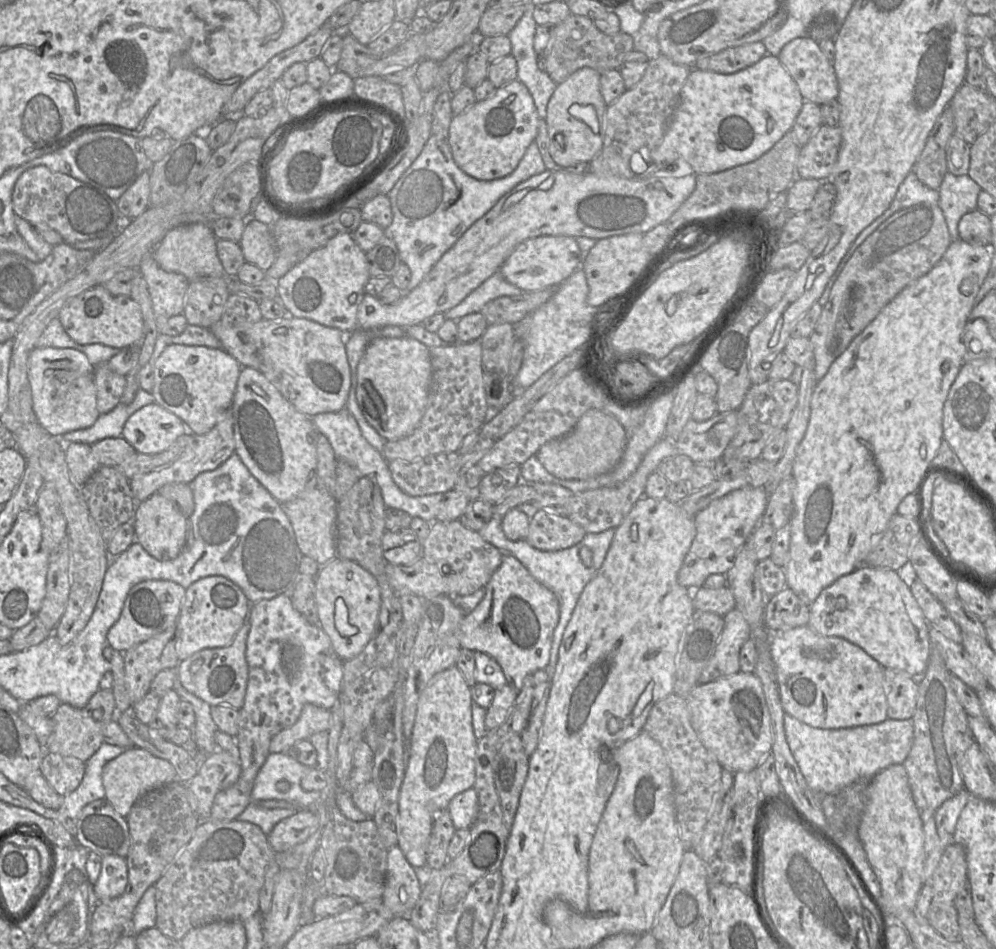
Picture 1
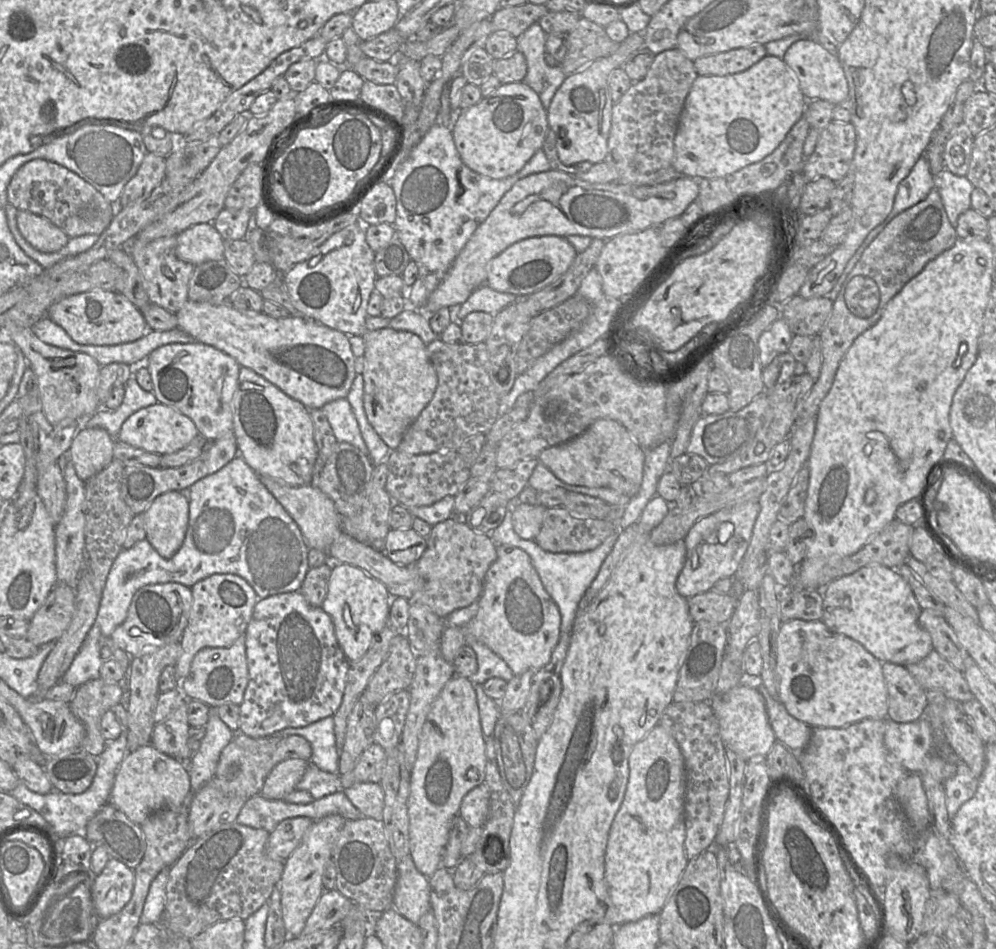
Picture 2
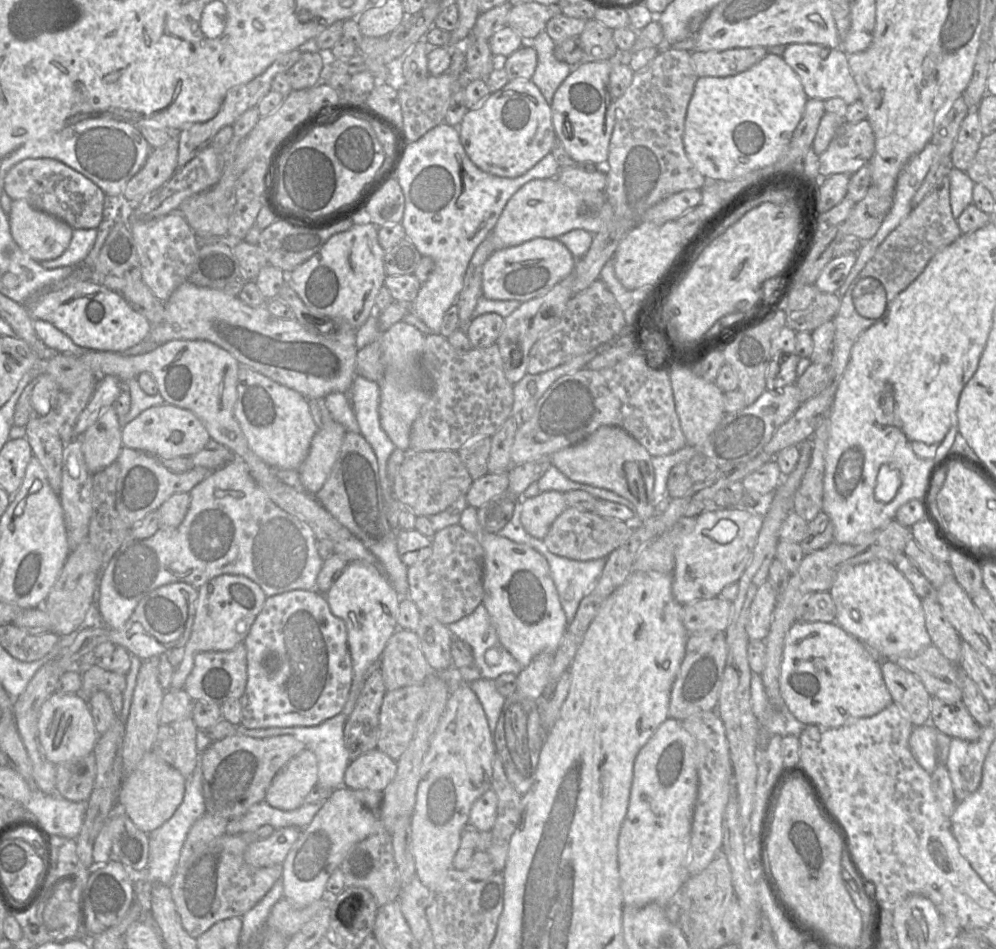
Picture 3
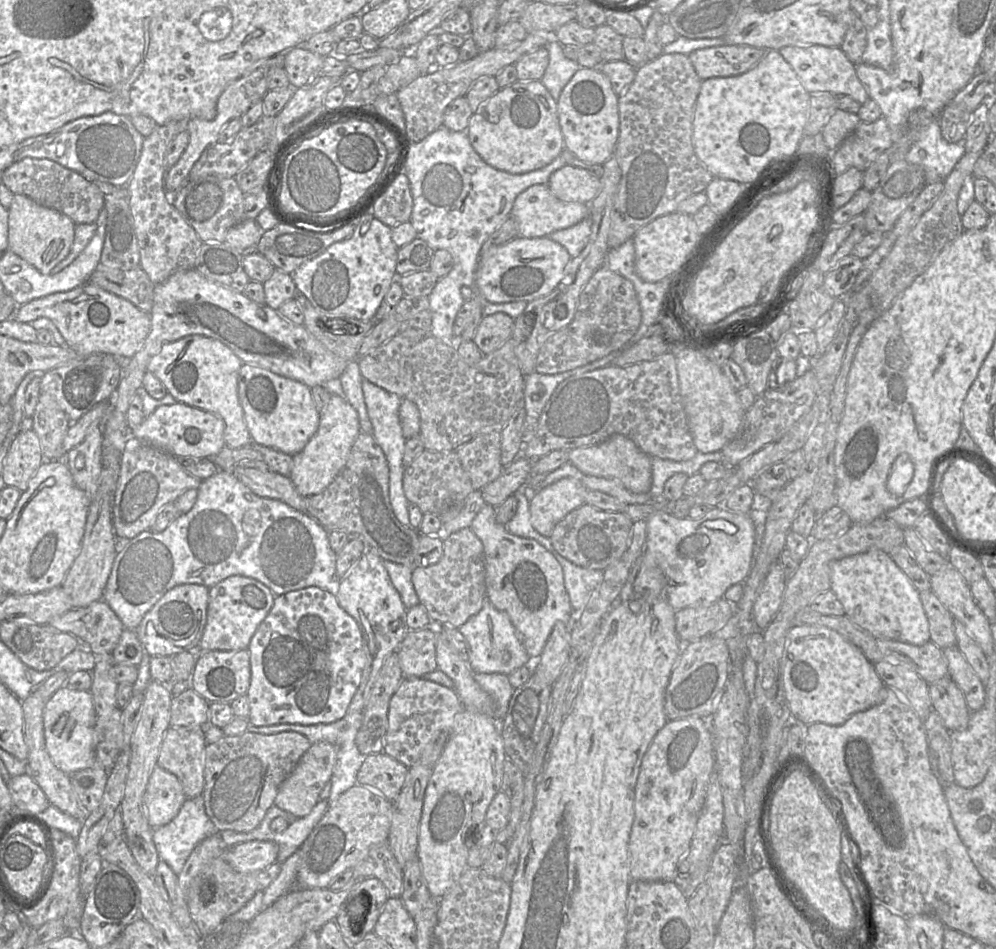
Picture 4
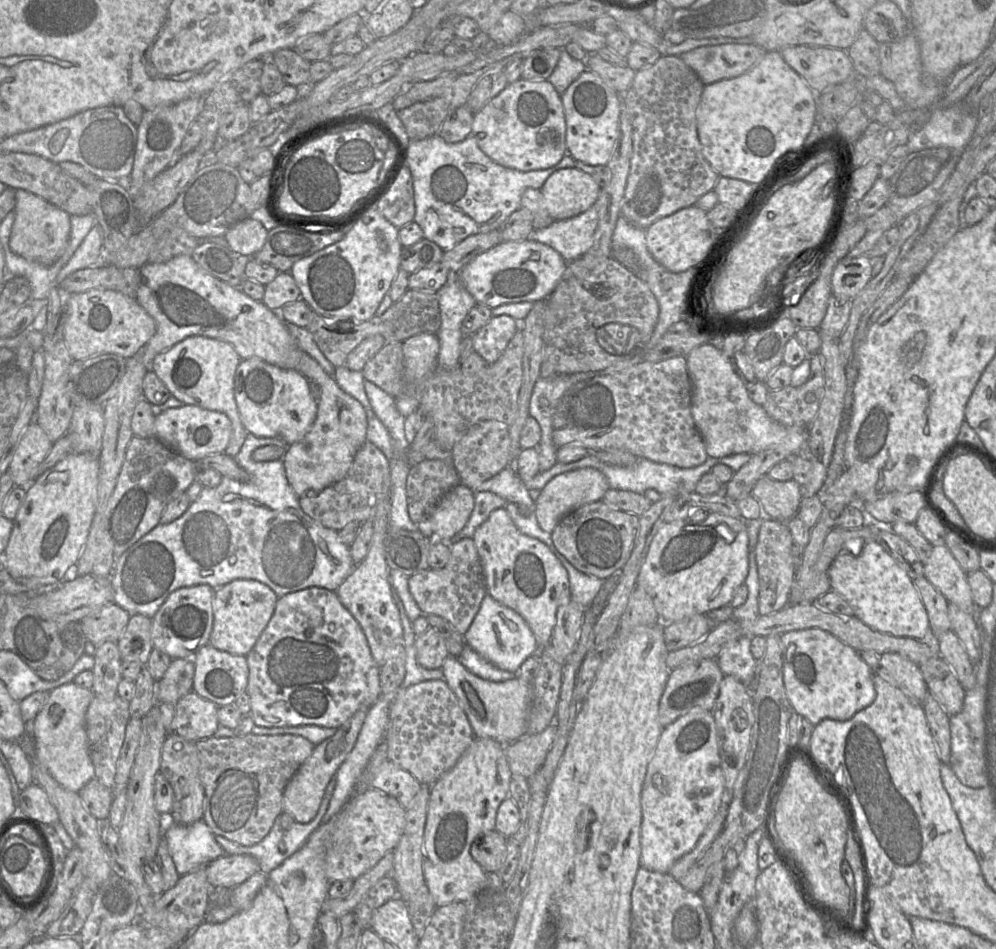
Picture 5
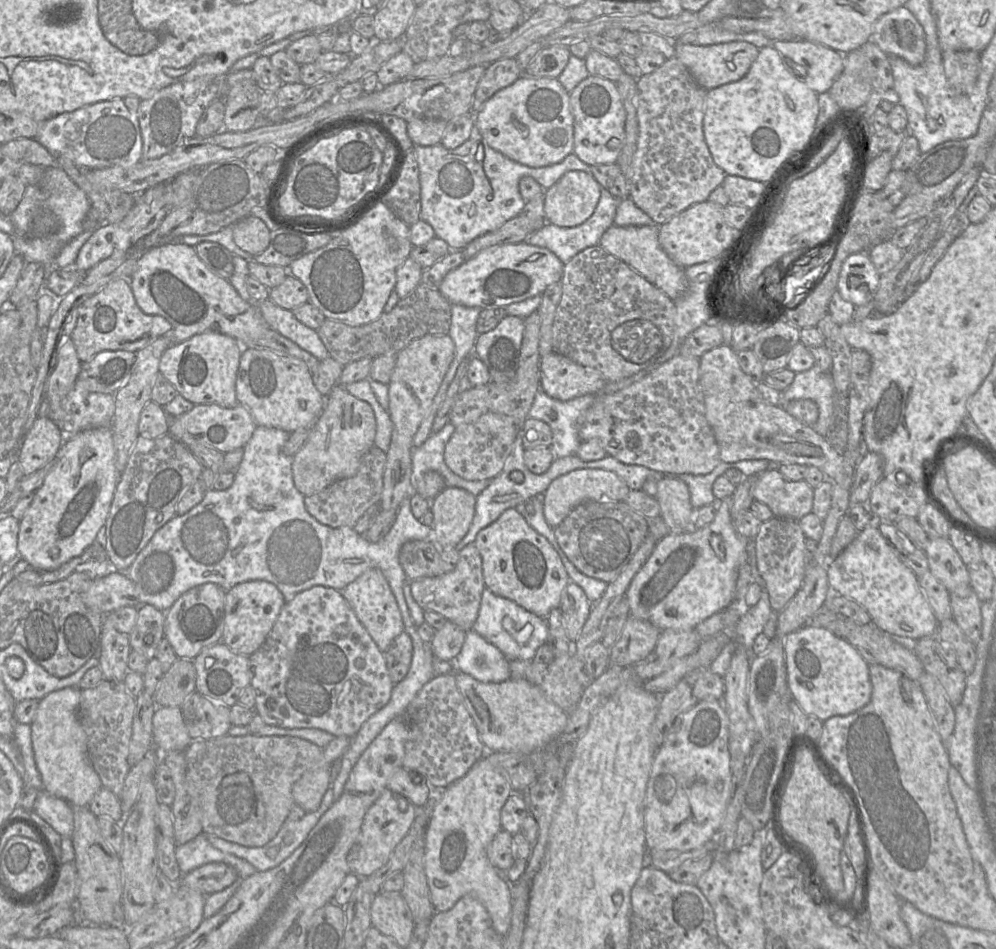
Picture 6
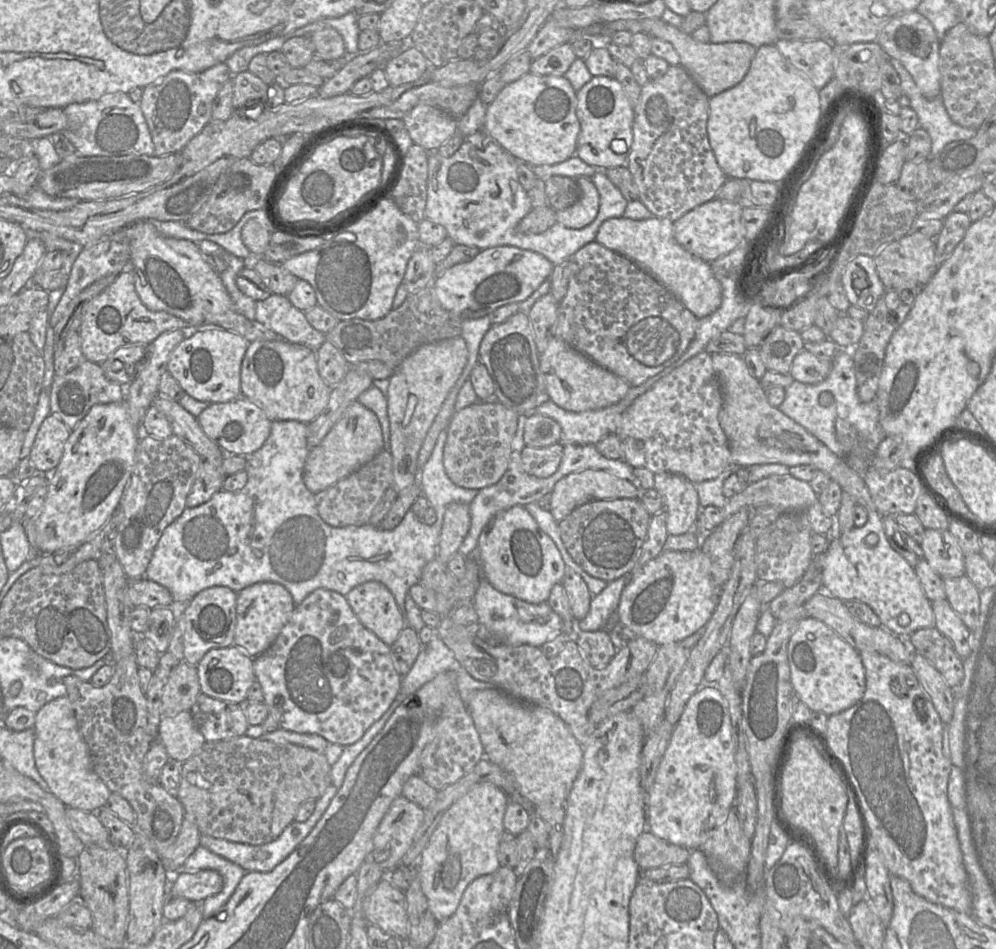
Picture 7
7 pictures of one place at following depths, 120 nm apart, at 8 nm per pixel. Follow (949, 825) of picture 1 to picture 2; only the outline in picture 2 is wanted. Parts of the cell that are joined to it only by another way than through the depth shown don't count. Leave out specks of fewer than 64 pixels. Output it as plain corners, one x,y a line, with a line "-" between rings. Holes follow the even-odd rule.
959,760
956,773
944,782
950,823
959,808
975,795
978,783
979,778
973,775
966,763

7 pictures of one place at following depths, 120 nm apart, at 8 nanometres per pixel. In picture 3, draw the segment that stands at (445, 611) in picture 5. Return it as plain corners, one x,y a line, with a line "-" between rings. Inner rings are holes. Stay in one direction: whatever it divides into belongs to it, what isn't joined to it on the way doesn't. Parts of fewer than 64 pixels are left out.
460,523
437,531
432,537
432,547
433,551
429,558
408,567
408,597
416,604
421,615
433,617
448,626
471,614
483,602
485,552
477,538
466,531

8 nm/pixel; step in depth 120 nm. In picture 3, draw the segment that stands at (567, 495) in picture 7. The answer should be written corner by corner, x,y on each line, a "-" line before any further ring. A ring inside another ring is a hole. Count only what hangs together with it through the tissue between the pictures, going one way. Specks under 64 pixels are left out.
551,490
523,499
521,523
528,534
543,540
556,518
567,508
564,493

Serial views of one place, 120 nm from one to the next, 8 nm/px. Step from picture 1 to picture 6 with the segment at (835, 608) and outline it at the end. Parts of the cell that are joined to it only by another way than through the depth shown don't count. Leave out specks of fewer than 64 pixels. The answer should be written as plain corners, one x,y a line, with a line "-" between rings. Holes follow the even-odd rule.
874,514
868,526
833,560
827,563
831,595
853,599
870,615
871,623
890,636
918,640
936,636
939,621
922,590
918,577
886,543
879,531
881,519

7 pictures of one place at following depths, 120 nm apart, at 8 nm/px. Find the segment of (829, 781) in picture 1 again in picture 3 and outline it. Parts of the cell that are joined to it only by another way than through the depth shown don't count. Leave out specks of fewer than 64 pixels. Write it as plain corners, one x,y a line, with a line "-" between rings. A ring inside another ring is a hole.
751,675
750,700
758,723
772,735
799,737
807,725
798,721
787,705
771,706
762,683
761,675
-
931,723
915,726
909,738
909,748
920,766
932,774
939,763
946,764
951,737

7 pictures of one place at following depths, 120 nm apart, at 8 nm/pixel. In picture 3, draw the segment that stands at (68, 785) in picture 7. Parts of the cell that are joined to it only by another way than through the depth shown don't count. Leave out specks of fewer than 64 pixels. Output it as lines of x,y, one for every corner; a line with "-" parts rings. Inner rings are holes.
54,692
40,708
38,729
46,757
54,764
93,753
99,737
89,703
80,694

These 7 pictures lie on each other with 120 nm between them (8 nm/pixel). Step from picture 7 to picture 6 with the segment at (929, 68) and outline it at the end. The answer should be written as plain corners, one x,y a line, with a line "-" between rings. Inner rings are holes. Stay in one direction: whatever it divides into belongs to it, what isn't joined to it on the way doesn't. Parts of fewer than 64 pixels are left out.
904,6
877,19
871,40
887,55
898,56
912,66
920,65
925,59
924,29

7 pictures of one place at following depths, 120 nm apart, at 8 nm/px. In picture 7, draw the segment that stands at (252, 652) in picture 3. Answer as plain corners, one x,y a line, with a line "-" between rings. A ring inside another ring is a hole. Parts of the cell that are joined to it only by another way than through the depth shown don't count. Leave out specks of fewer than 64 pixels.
324,588
316,589
295,606
288,622
274,643
254,658
254,674
262,688
263,702
268,706
269,713
277,719
280,728
297,733
318,734
329,743
339,744
343,747
360,740
370,726
382,717
399,694
402,682
402,676
395,669
390,646
382,642
360,623
345,596

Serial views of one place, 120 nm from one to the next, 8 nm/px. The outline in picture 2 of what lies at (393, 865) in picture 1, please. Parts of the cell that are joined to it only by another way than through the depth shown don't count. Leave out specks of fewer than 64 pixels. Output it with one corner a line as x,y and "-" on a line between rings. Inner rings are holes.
410,854
397,861
397,881
392,907
416,925
430,910
429,878
417,870

